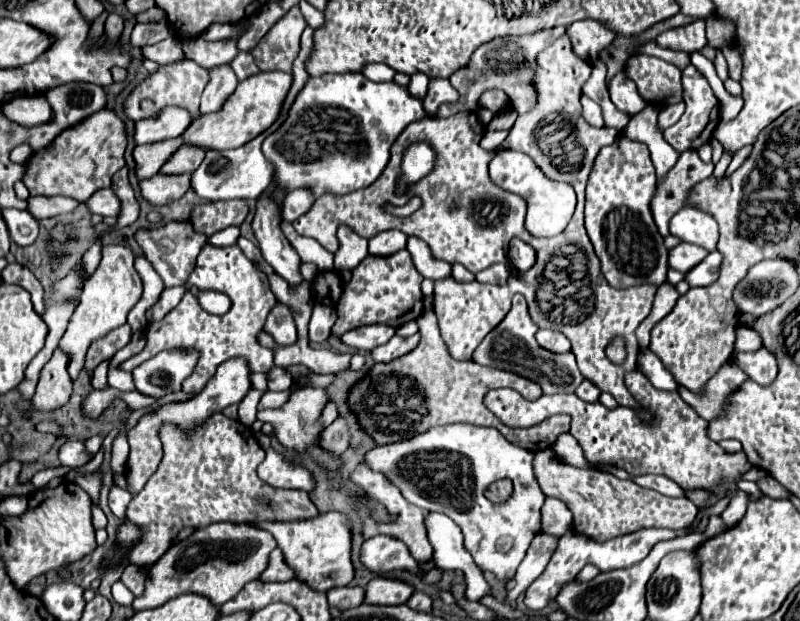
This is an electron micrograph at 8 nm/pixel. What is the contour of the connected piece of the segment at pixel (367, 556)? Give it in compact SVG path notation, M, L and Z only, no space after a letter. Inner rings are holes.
M374 536L362 544L362 562L376 574L390 570L418 570L406 544L392 536Z

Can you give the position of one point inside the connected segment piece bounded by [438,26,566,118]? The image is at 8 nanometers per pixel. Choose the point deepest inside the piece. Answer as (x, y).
(507, 63)

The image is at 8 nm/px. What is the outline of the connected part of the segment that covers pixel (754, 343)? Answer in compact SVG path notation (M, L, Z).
M738 326L738 338L736 338L736 352L754 352L762 346L762 340L753 328Z

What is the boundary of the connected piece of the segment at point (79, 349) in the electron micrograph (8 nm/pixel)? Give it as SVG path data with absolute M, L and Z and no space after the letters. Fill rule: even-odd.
M118 244L102 246L102 260L96 272L84 282L80 304L68 324L66 334L60 340L60 348L66 354L70 354L68 372L72 380L84 368L86 350L92 344L92 340L102 338L106 332L122 326L126 322L128 310L132 310L132 306L140 300L140 296L142 296L142 280L134 268L134 252L128 246L118 246Z

